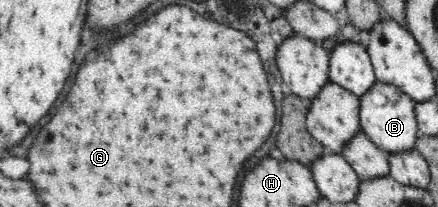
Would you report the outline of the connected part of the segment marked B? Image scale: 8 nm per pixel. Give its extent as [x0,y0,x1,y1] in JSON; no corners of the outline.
[359,81,419,153]

